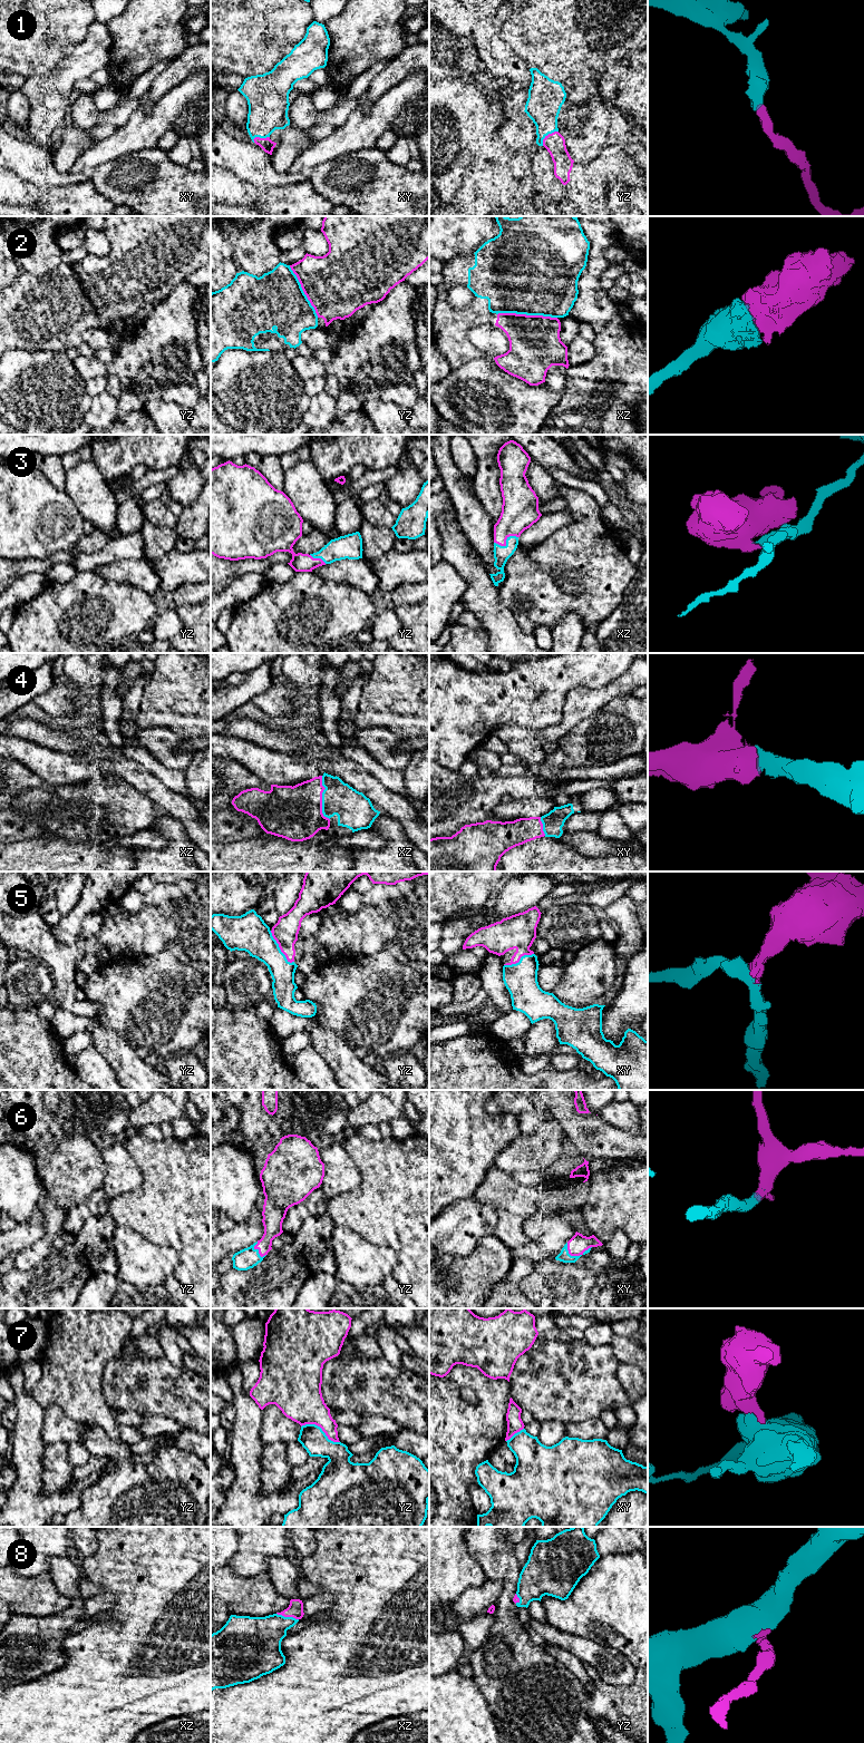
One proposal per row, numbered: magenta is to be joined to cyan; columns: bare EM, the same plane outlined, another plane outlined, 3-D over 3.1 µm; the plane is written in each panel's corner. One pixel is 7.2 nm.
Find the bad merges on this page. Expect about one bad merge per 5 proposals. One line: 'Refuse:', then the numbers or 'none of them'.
Refuse: 7

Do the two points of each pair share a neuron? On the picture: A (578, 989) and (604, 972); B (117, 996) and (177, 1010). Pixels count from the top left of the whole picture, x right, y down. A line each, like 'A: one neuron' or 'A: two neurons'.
A: one neuron
B: one neuron

